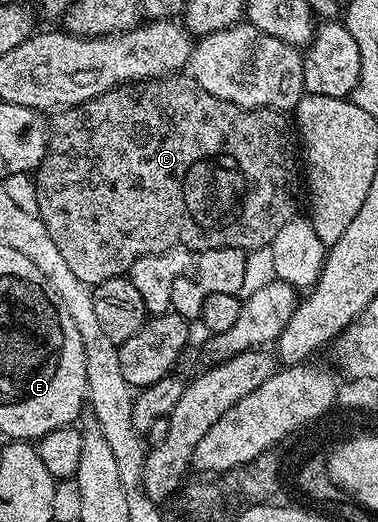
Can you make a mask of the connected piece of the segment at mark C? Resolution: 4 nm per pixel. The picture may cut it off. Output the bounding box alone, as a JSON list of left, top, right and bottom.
[32,74,300,286]

